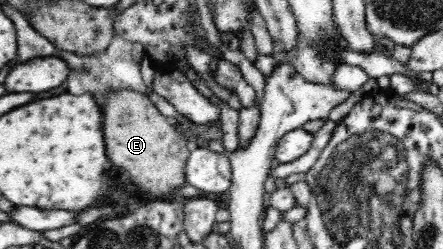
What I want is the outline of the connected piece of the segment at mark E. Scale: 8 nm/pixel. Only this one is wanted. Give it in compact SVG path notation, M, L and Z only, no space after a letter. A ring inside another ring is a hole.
M108 89L103 94L102 114L104 114L104 142L108 158L128 172L130 182L140 187L140 190L158 197L158 201L178 200L177 195L171 194L175 189L186 183L184 165L192 150L184 135L180 134L175 127L175 122L160 113L160 110L152 103L145 91L130 89Z

